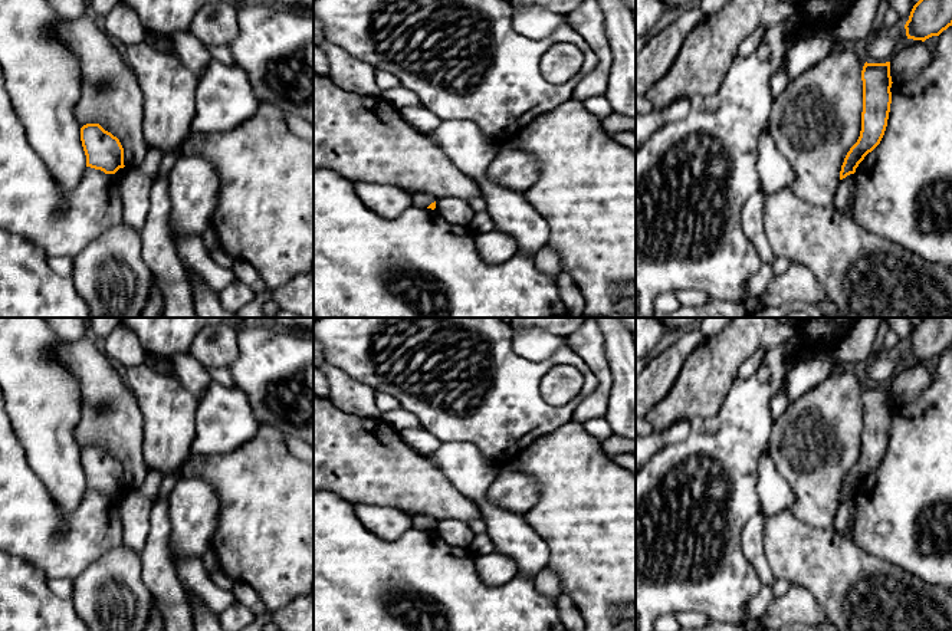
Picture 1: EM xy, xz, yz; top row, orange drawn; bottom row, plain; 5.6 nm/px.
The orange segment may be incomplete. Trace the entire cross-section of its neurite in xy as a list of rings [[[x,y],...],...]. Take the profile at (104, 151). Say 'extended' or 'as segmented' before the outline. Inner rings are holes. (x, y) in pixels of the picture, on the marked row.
as segmented; [[[86,124],[81,128],[81,141],[86,155],[86,167],[115,174],[124,168],[124,148],[116,137],[99,124]]]

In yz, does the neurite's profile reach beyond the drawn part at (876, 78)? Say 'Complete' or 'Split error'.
Complete

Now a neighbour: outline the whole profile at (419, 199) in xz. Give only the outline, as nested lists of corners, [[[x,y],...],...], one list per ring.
[[[411,191],[408,193],[411,198],[411,206],[413,207],[429,207],[431,203],[437,201],[433,195],[420,193],[420,191]]]

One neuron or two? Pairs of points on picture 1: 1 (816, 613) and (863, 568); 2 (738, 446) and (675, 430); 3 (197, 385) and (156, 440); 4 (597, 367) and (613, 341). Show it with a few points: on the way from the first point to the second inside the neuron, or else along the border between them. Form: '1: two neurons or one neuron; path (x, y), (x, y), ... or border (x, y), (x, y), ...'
1: two neurons; border (797, 584), (811, 592), (827, 615)
2: two neurons; border (690, 421), (690, 430), (683, 439), (659, 450)
3: two neurons; border (171, 372), (197, 400)
4: two neurons; border (601, 332), (613, 385)

